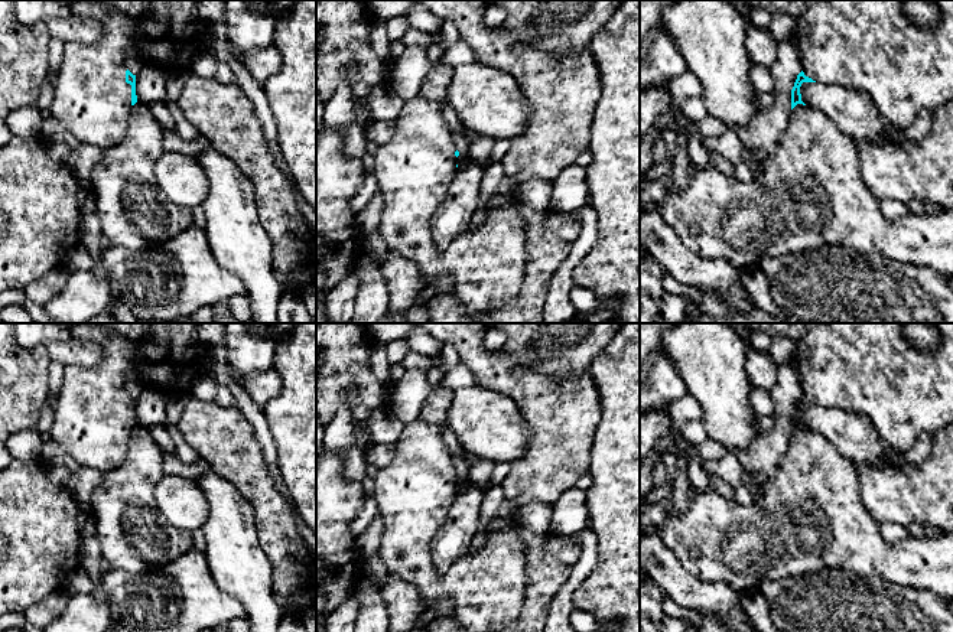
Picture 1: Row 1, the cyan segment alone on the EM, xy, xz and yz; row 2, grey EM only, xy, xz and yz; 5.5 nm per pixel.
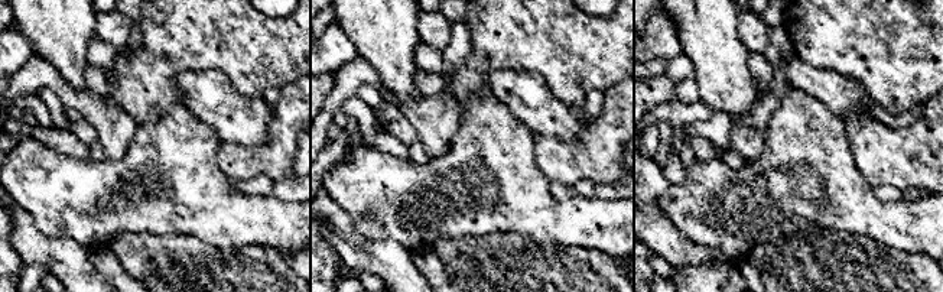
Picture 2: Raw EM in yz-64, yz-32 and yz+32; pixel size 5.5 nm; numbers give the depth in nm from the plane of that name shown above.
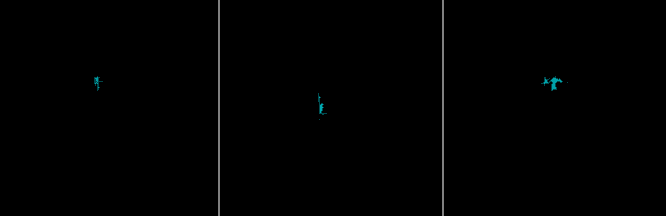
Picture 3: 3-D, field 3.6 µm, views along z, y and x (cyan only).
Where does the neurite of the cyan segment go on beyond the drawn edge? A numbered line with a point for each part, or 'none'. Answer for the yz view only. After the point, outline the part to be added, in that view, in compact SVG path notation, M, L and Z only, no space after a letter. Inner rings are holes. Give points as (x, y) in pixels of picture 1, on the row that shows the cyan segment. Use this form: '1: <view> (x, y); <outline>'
1: yz (868, 45); M804 0L806 10L797 17L791 36L800 55L801 71L806 76L826 85L839 85L866 92L878 111L898 130L908 128L921 110L933 114L939 107L953 100L953 0L927 0L940 9L940 23L931 29L920 27L910 20L902 12L904 1L905 0Z

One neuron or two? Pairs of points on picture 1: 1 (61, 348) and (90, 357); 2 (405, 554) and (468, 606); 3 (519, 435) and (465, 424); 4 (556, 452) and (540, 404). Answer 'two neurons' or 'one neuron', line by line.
1: one neuron
2: one neuron
3: one neuron
4: one neuron

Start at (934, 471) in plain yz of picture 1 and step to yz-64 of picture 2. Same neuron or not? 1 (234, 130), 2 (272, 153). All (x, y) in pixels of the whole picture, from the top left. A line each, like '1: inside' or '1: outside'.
1: outside
2: inside

